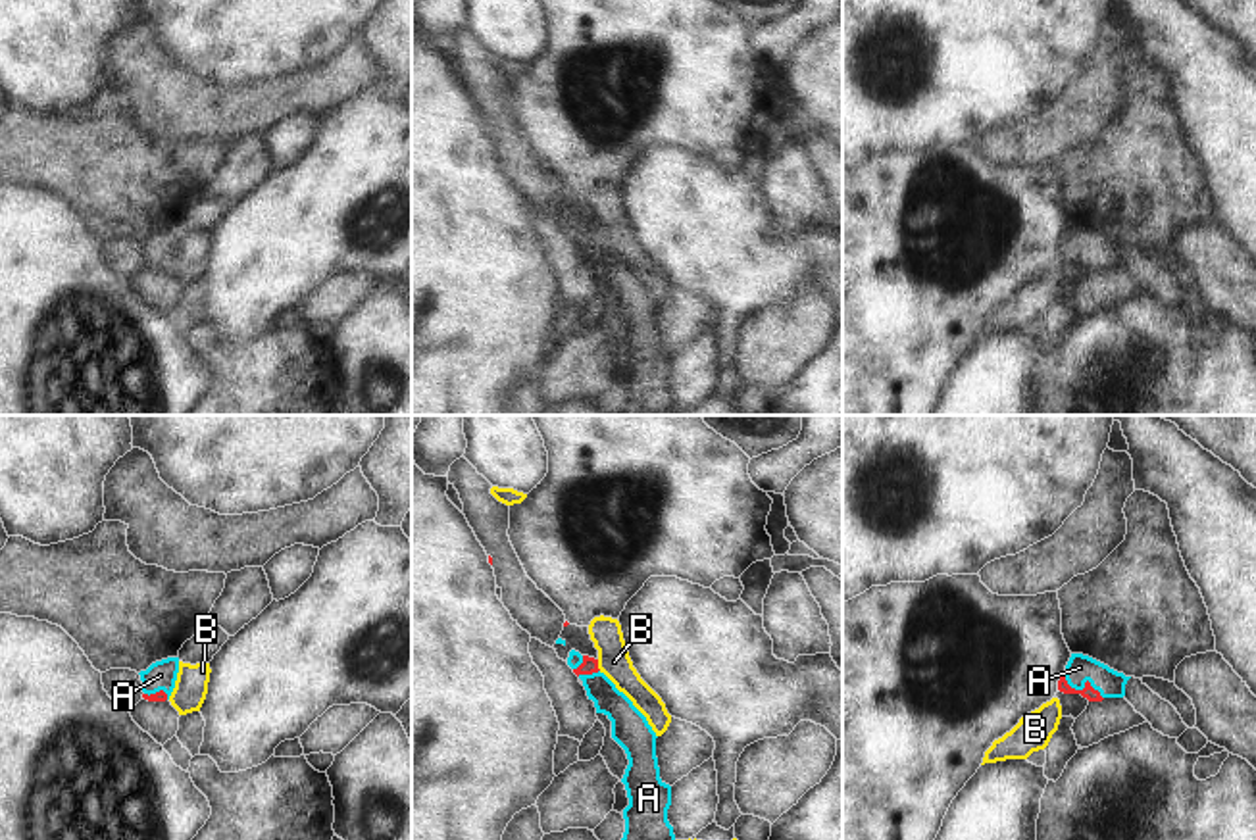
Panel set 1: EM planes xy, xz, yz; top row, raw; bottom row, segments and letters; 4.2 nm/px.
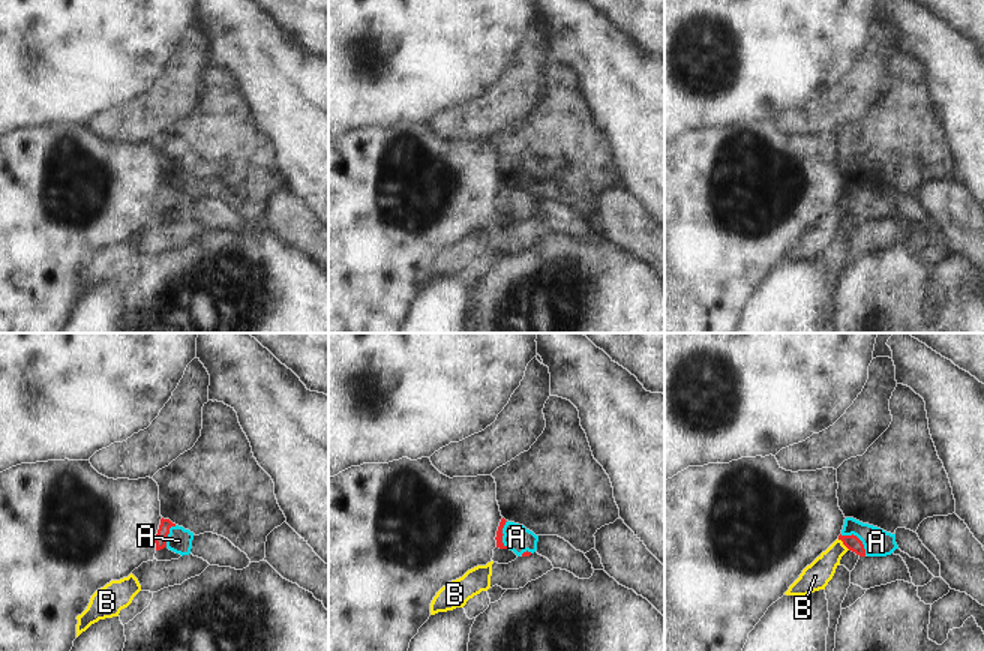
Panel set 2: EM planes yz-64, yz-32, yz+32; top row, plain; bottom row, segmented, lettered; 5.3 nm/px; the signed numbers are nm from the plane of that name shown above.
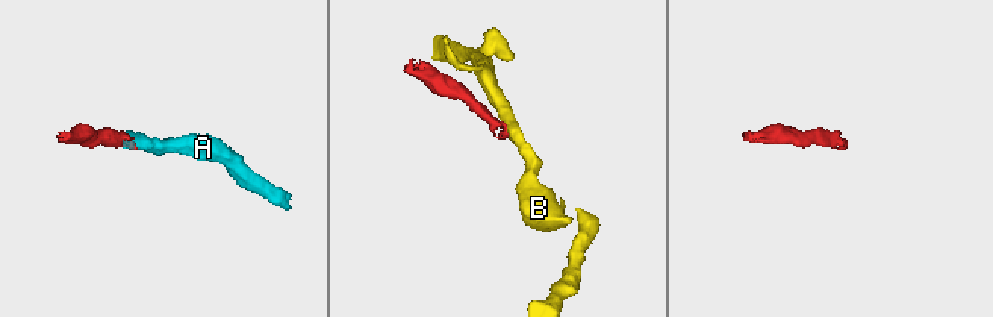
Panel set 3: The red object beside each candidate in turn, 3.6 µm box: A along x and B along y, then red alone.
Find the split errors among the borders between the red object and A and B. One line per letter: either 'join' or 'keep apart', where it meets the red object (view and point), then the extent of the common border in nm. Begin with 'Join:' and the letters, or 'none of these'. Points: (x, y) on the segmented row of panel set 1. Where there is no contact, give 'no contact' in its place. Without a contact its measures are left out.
Join: A
A: join; contact yz (1083, 689); length 200 nm
B: keep apart; contact xz (597, 666); length 50 nm

